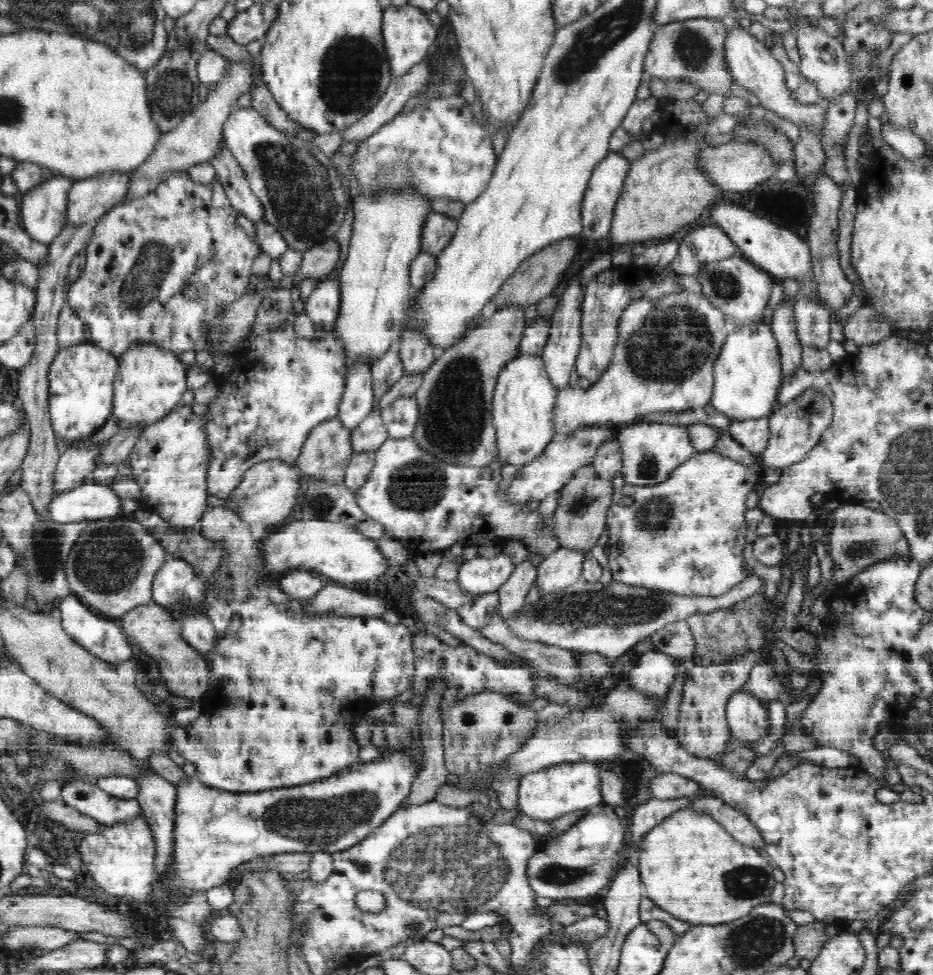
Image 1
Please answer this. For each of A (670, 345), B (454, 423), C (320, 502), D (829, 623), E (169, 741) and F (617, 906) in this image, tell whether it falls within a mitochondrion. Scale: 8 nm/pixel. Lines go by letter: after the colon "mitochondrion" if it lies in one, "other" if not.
A: mitochondrion
B: mitochondrion
C: mitochondrion
D: other
E: other
F: other

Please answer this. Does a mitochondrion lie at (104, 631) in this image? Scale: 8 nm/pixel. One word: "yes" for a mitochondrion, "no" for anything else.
no

